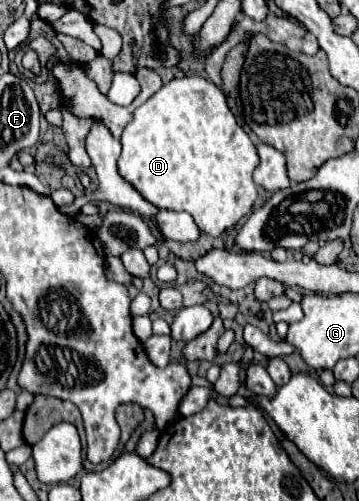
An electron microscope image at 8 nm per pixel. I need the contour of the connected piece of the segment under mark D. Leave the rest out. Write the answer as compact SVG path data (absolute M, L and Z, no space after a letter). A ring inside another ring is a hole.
M182 77L162 85L134 111L134 119L126 125L120 141L122 155L118 159L118 173L158 209L190 213L198 229L210 237L220 237L234 227L252 209L258 197L252 181L252 173L260 161L256 147L248 133L236 123L222 89L208 79Z

